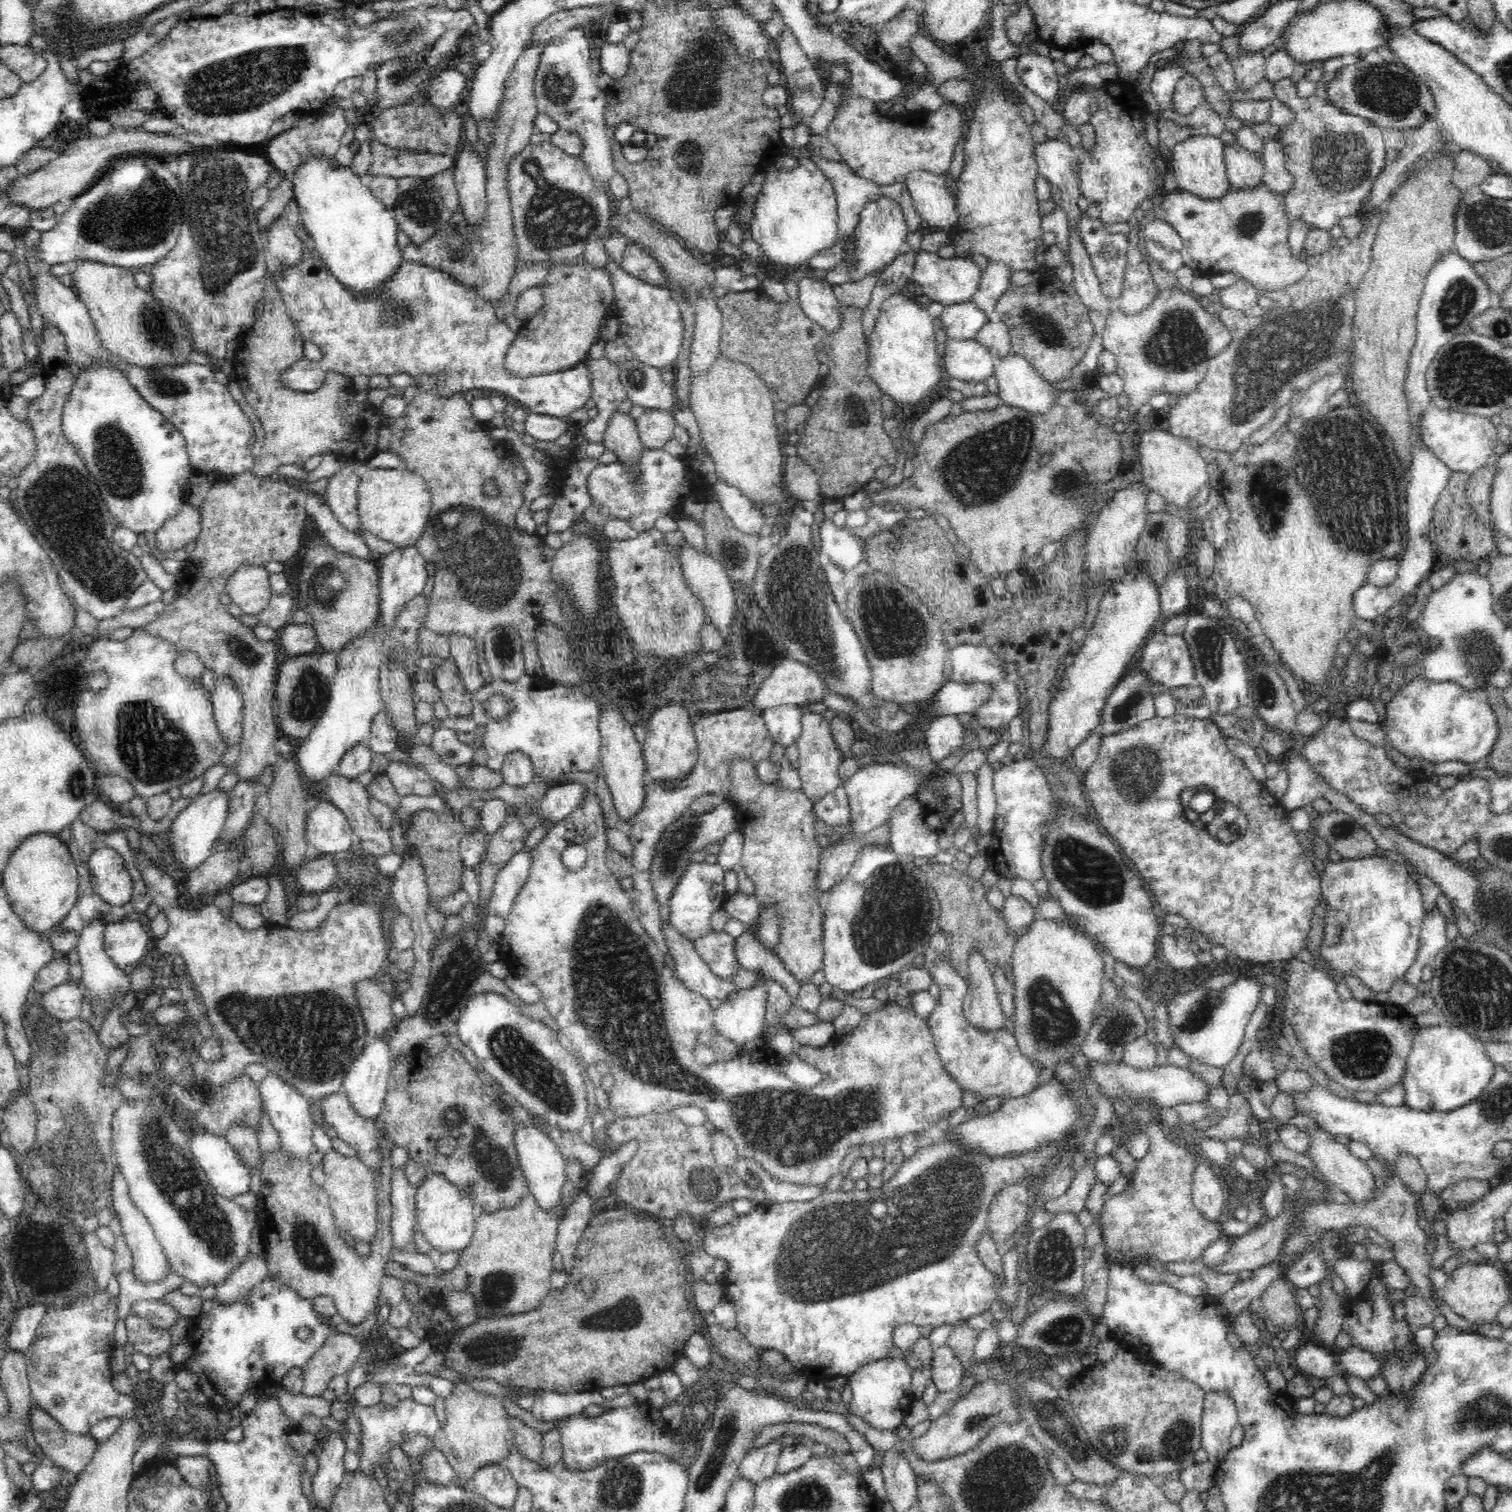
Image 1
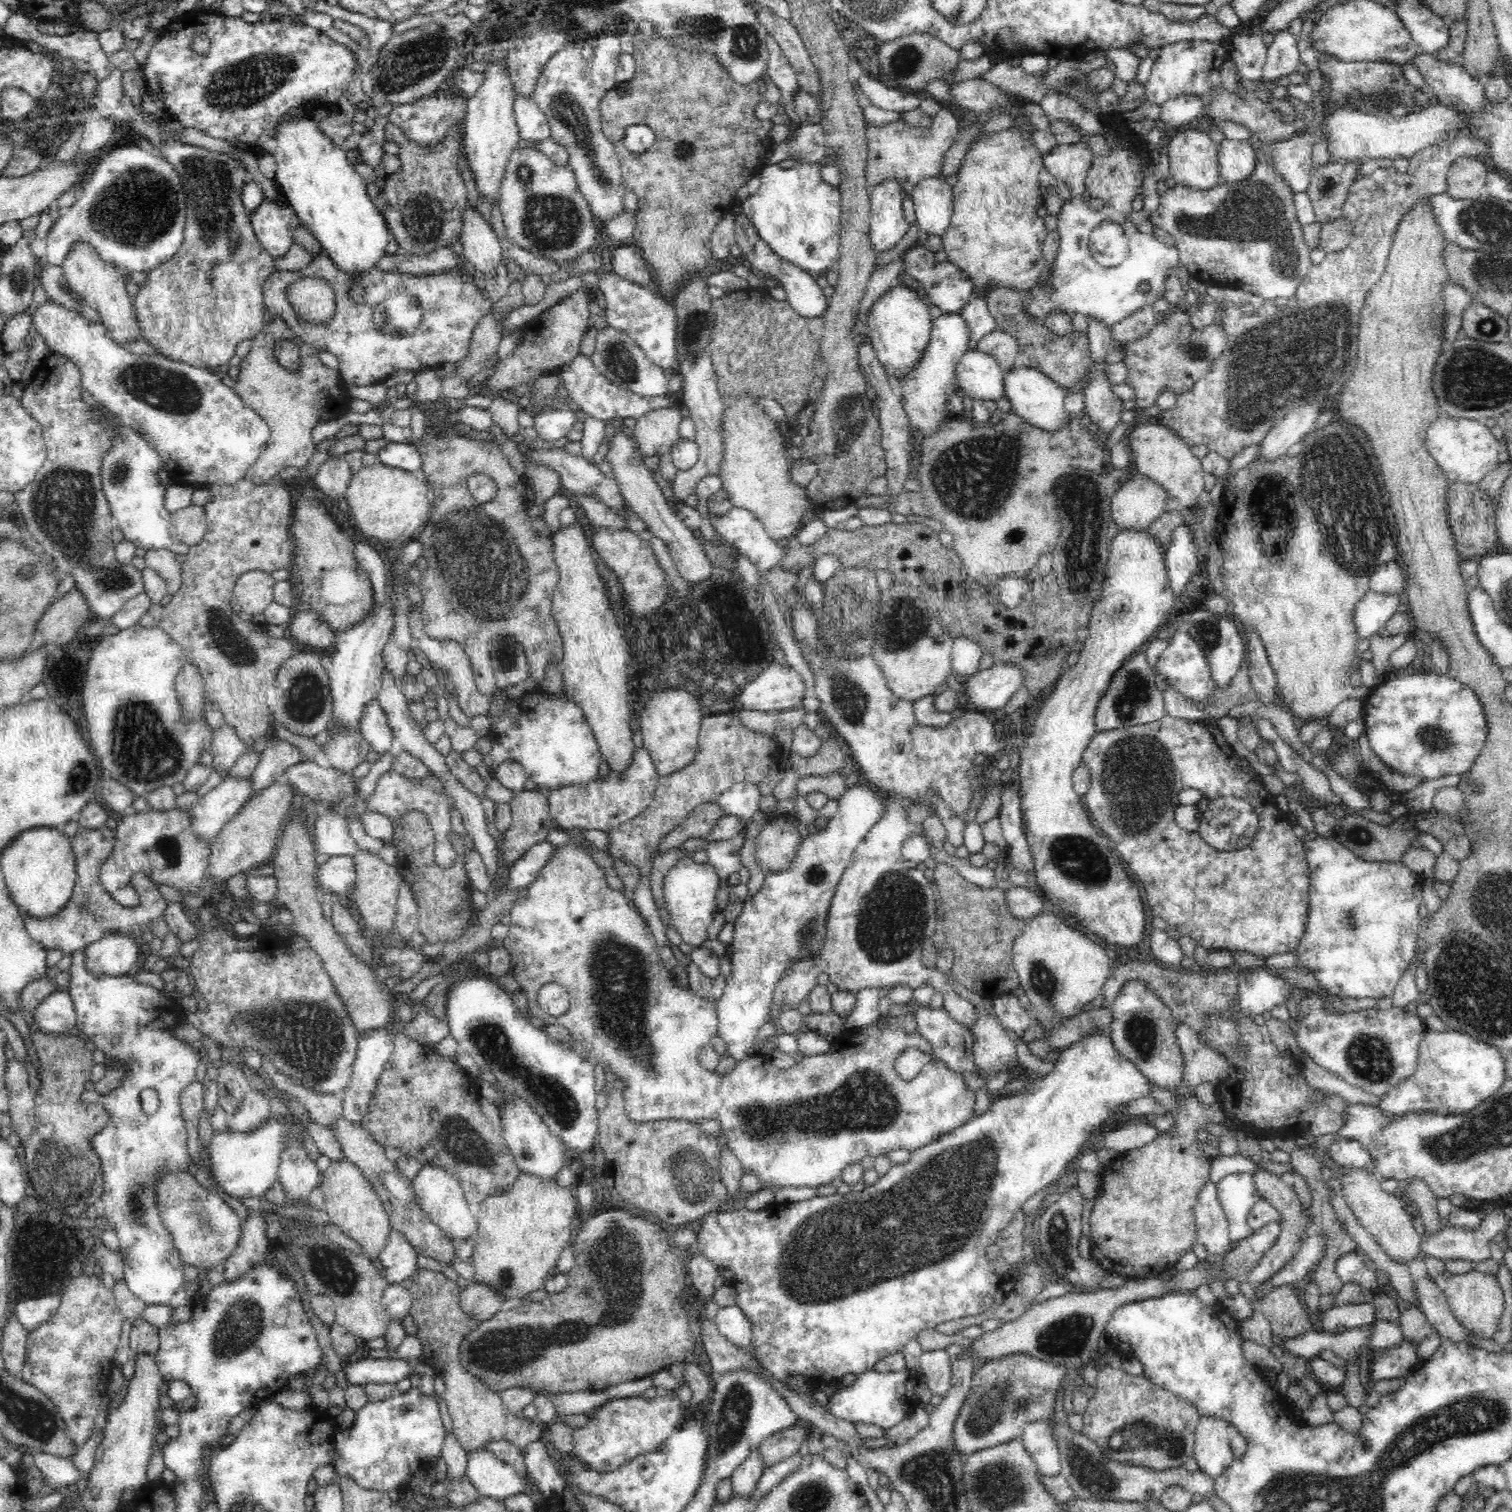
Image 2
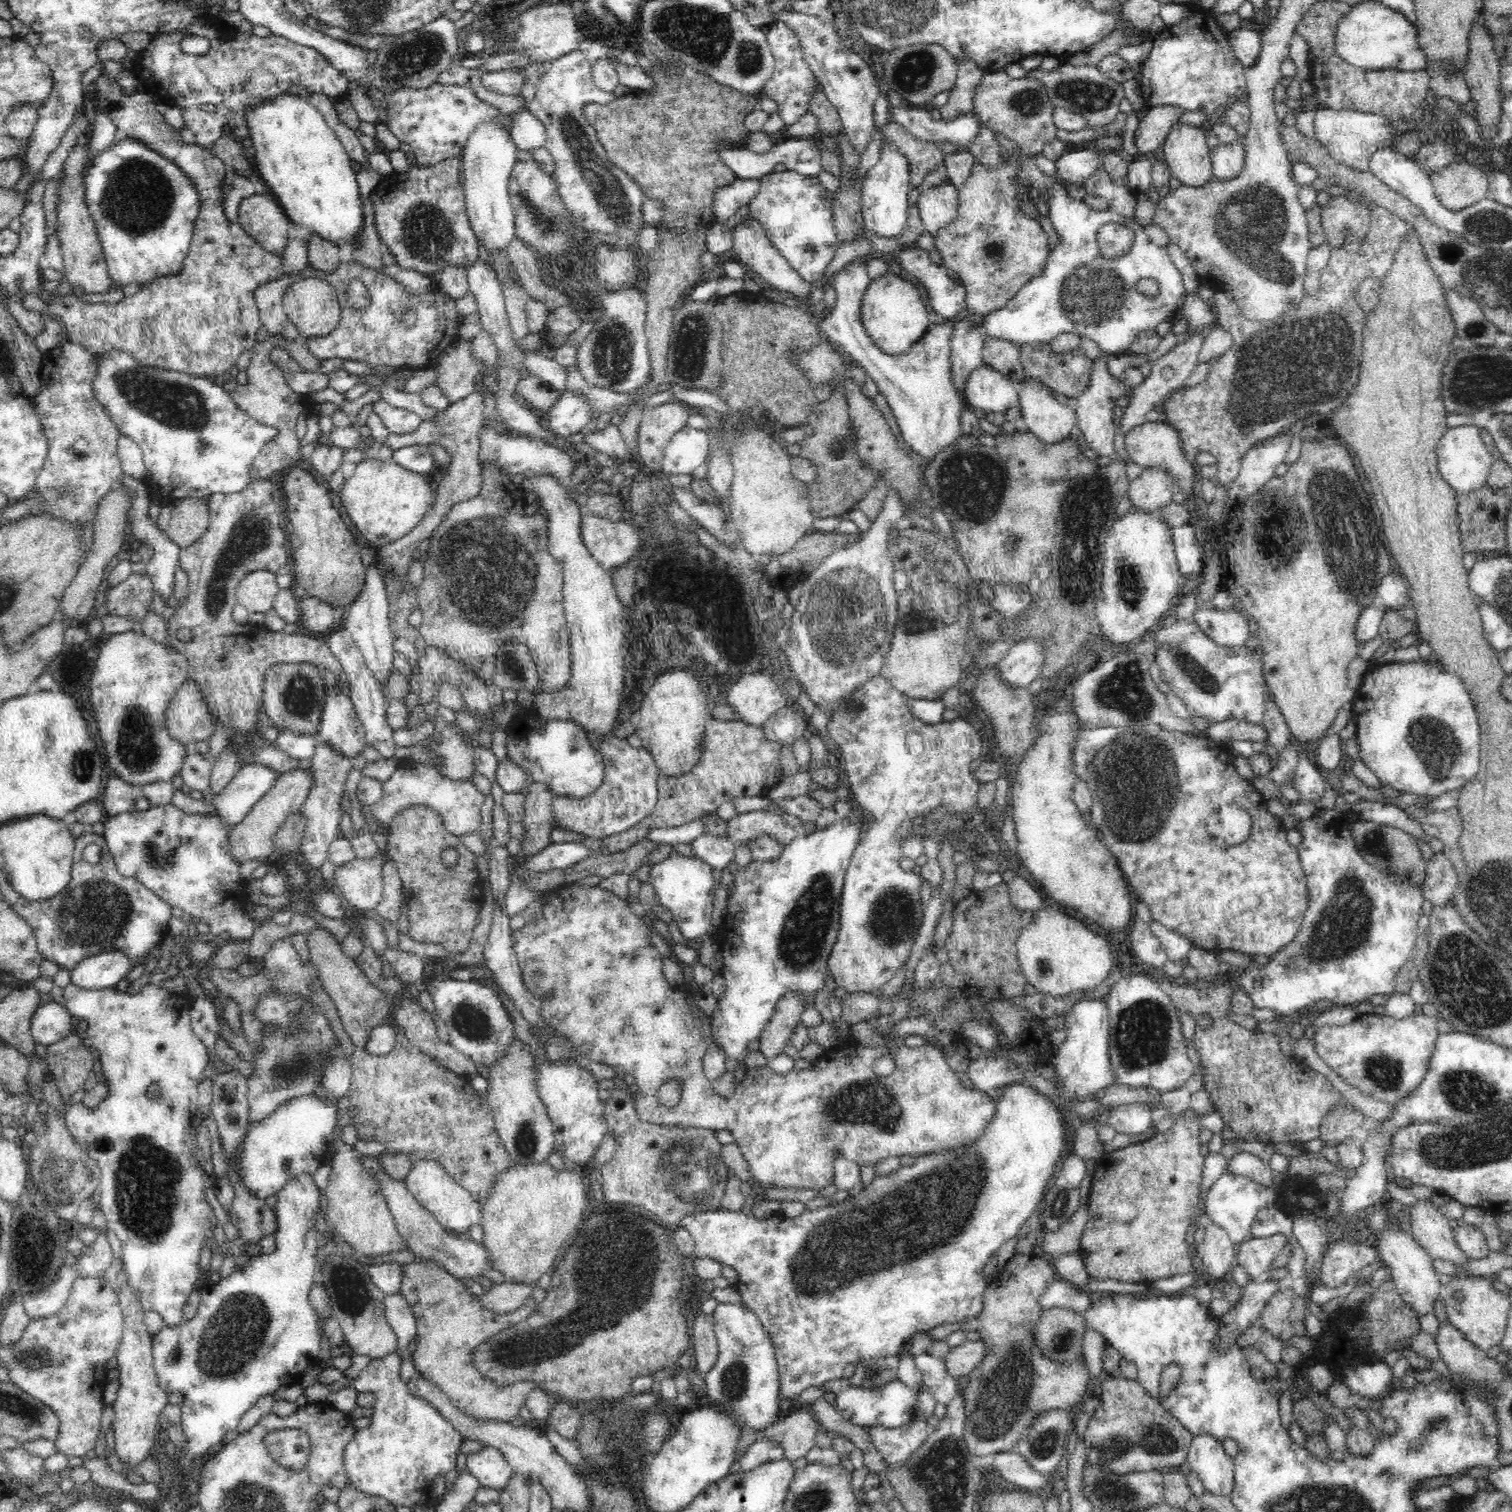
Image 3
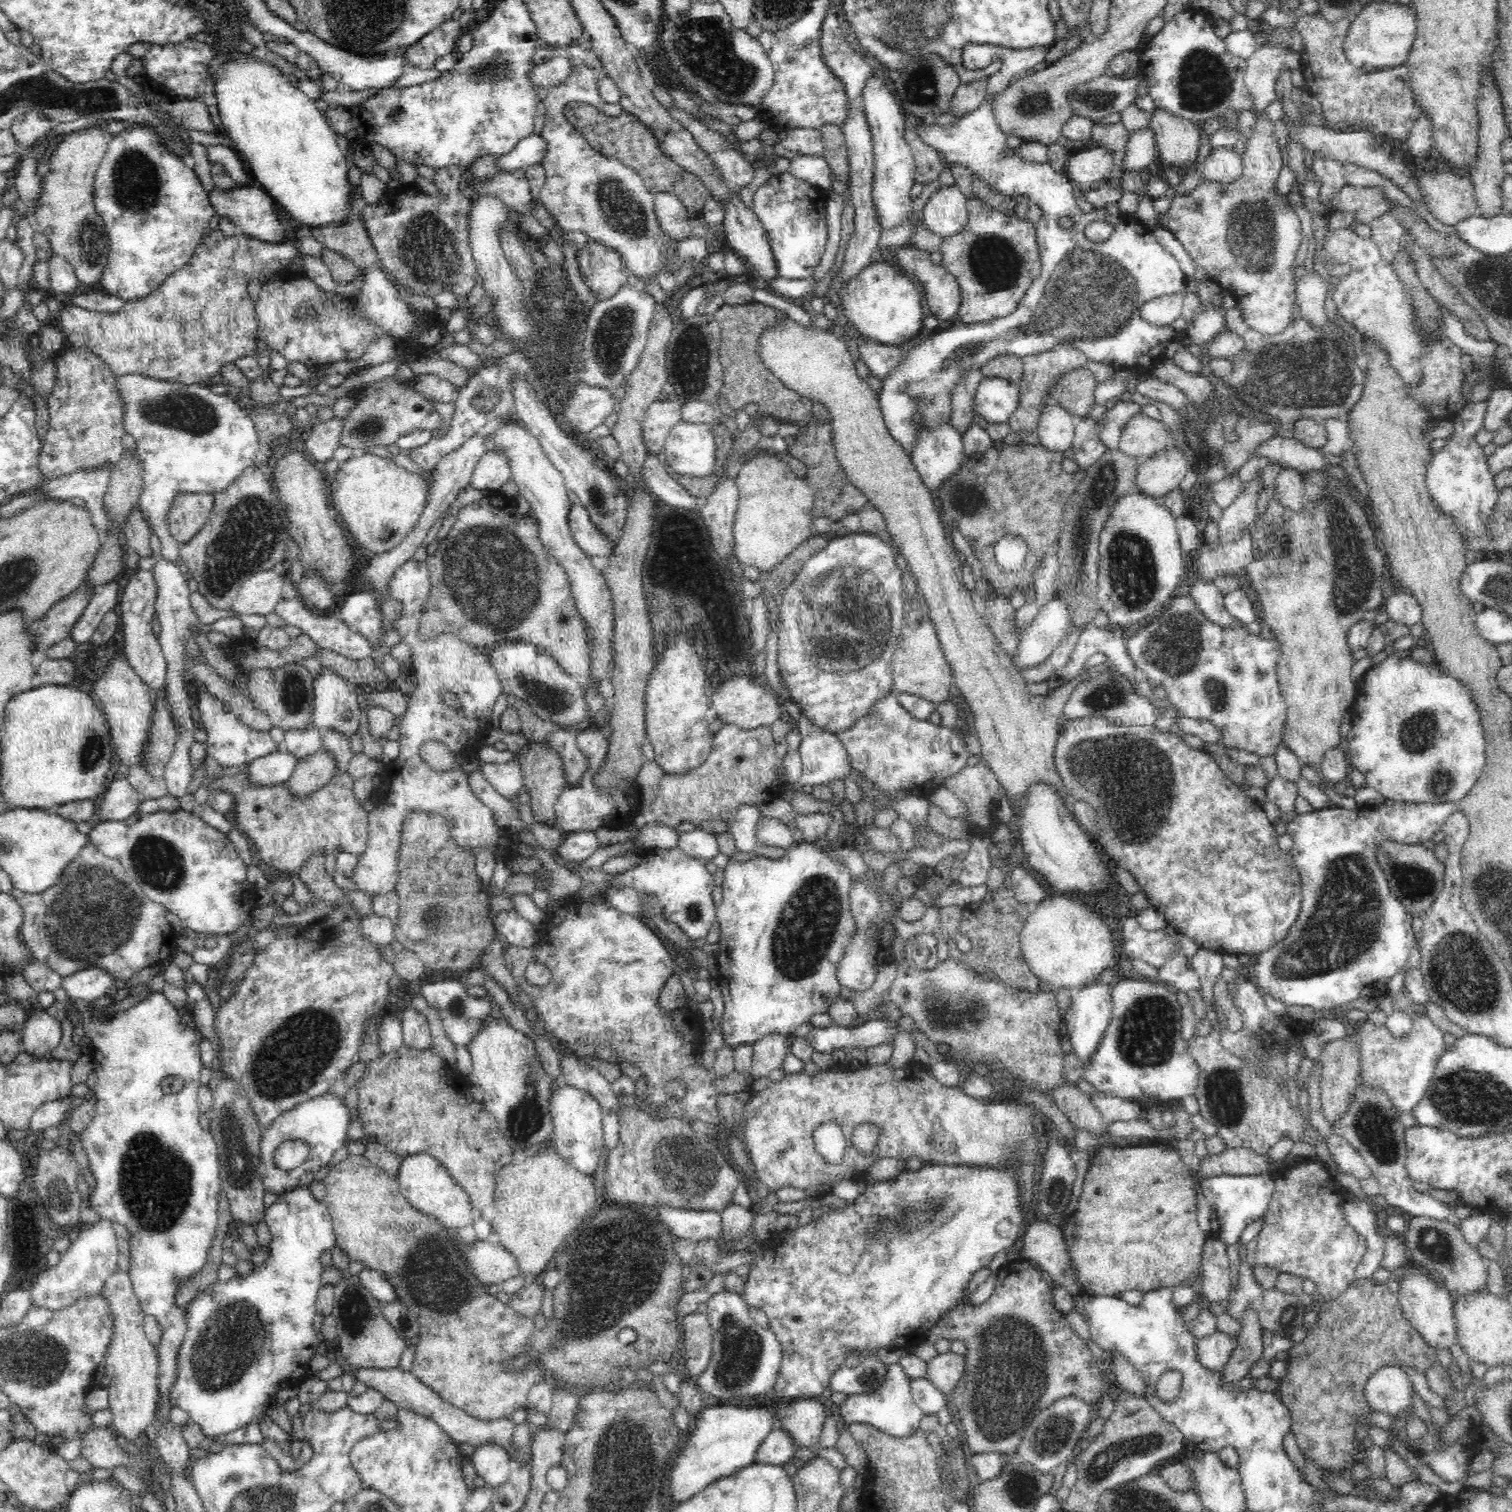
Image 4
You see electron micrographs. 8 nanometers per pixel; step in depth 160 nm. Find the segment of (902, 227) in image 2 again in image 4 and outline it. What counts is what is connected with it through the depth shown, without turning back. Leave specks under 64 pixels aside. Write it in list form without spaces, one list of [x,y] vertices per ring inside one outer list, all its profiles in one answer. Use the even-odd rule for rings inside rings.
[[[872,74],[861,96],[865,117],[873,140],[874,183],[871,189],[871,206],[877,218],[879,230],[892,230],[902,226],[910,217],[912,196],[910,189],[915,184],[915,160],[910,145],[903,138],[904,110],[900,110],[900,102],[896,102],[894,94],[884,86],[878,74]]]

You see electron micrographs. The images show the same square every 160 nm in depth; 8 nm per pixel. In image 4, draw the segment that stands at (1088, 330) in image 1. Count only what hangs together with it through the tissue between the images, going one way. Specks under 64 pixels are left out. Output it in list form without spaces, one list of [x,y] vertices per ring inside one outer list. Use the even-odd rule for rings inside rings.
[[[1086,367],[1060,373],[1056,384],[1050,388],[1050,395],[1058,405],[1079,419],[1089,416],[1095,406],[1094,392],[1097,382]]]

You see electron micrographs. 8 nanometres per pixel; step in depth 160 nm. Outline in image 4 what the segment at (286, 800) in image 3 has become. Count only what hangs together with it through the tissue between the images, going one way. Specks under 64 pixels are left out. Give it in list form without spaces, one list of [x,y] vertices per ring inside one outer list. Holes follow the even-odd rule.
[[[320,749],[300,759],[286,783],[294,797],[303,797],[323,787],[333,777],[334,770],[334,758]]]

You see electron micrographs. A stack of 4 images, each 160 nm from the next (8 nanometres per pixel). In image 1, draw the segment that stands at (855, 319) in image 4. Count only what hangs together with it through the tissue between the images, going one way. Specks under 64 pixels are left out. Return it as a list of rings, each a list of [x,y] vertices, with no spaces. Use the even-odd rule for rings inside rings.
[[[900,292],[886,298],[880,306],[876,328],[872,329],[867,341],[867,372],[876,386],[880,386],[881,392],[886,392],[900,404],[918,404],[945,379],[941,352],[935,339],[934,319],[916,298],[906,297]]]

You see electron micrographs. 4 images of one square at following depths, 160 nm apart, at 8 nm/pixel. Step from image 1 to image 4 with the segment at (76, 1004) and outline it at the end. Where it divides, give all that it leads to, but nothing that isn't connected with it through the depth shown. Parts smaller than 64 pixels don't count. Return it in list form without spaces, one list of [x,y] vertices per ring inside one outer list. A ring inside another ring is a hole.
[[[45,1009],[32,1014],[23,1022],[22,1050],[32,1056],[43,1057],[59,1045],[61,1038],[61,1022],[46,1013]]]

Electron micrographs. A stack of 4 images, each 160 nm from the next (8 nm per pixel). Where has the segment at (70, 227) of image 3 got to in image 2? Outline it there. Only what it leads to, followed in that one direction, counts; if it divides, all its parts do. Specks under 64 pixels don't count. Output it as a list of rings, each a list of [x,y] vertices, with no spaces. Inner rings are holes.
[[[78,243],[61,264],[66,288],[80,300],[84,300],[90,308],[98,312],[108,338],[118,346],[125,346],[126,340],[142,337],[142,324],[136,313],[136,303],[126,293],[126,276],[114,267],[105,263],[92,246]]]

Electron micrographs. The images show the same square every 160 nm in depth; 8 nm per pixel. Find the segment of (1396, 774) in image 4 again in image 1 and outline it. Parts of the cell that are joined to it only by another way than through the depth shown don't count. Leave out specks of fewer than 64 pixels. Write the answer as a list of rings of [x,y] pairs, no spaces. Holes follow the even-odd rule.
[[[1412,679],[1403,684],[1398,692],[1385,705],[1386,718],[1381,722],[1382,730],[1388,742],[1408,758],[1422,758],[1426,762],[1465,762],[1476,763],[1487,757],[1497,742],[1499,728],[1494,708],[1490,706],[1483,689],[1470,690],[1456,683],[1431,682],[1428,679]]]

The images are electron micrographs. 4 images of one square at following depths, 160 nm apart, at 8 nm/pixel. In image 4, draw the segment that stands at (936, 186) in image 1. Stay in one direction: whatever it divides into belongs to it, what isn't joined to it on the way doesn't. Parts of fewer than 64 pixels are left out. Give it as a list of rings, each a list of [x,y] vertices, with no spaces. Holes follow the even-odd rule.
[[[956,185],[938,189],[926,201],[922,224],[941,237],[958,233],[967,222],[966,195]]]

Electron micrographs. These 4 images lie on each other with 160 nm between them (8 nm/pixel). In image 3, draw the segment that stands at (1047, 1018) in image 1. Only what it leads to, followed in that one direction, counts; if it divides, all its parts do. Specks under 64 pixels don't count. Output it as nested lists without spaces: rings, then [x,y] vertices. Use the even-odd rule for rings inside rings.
[[[1016,873],[1014,880],[1009,884],[1009,896],[1012,904],[1020,910],[1035,912],[1033,920],[1021,929],[1016,946],[1017,959],[1023,976],[1038,992],[1044,993],[1044,995],[1052,994],[1054,997],[1066,996],[1074,990],[1093,989],[1099,986],[1111,971],[1116,969],[1112,948],[1110,948],[1110,942],[1106,937],[1103,934],[1098,934],[1095,930],[1086,928],[1080,920],[1075,920],[1073,917],[1066,916],[1064,912],[1059,912],[1058,908],[1054,908],[1053,905],[1043,907],[1040,892],[1034,888],[1032,881],[1025,874]]]

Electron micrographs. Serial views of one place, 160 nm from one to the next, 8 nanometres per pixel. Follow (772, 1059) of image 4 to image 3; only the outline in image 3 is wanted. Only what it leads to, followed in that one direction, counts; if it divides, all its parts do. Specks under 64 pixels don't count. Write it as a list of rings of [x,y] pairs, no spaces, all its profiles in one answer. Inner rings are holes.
[[[791,990],[780,998],[775,1006],[774,1016],[768,1020],[768,1024],[759,1036],[759,1050],[766,1059],[774,1058],[785,1053],[796,1024],[799,1024],[800,1014],[804,1011],[806,996],[801,990]]]

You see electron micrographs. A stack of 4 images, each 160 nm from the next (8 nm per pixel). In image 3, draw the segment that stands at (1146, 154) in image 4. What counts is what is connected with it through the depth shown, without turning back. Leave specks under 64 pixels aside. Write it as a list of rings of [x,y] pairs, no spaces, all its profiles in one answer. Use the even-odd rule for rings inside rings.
[[[1179,106],[1148,108],[1135,131],[1135,146],[1139,154],[1136,156],[1156,152],[1156,148],[1163,144],[1172,125],[1179,121],[1184,111]]]

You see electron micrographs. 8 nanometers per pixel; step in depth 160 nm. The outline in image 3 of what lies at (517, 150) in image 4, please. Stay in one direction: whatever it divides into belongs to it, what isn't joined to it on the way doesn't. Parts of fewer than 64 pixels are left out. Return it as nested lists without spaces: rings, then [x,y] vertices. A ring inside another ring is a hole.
[[[527,102],[524,103],[525,107],[519,108],[518,112],[514,112],[514,120],[512,120],[512,128],[510,130],[511,139],[513,143],[516,145],[518,150],[532,150],[532,148],[542,148],[546,144],[546,131],[545,126],[535,117],[535,114],[532,114],[527,109]]]

